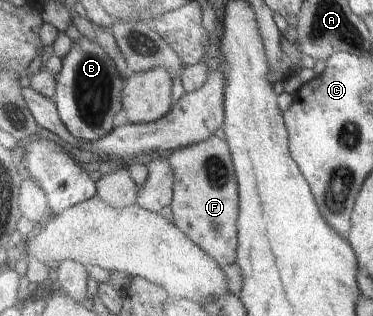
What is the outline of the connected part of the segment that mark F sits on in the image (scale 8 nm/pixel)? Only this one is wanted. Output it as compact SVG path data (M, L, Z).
M219 137L189 145L166 155L173 177L174 197L170 206L174 224L193 242L213 255L221 265L237 261L237 221L239 221L239 185L228 142Z

